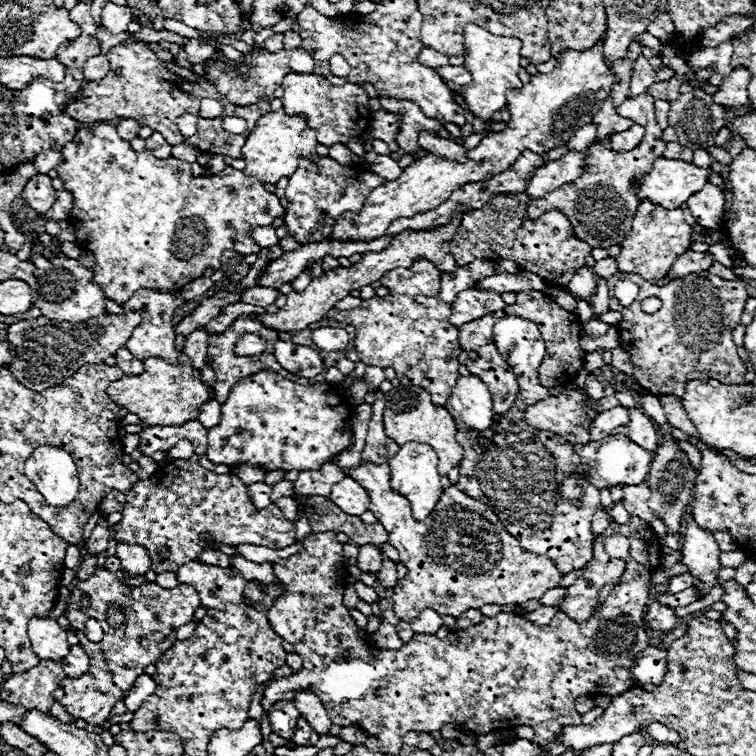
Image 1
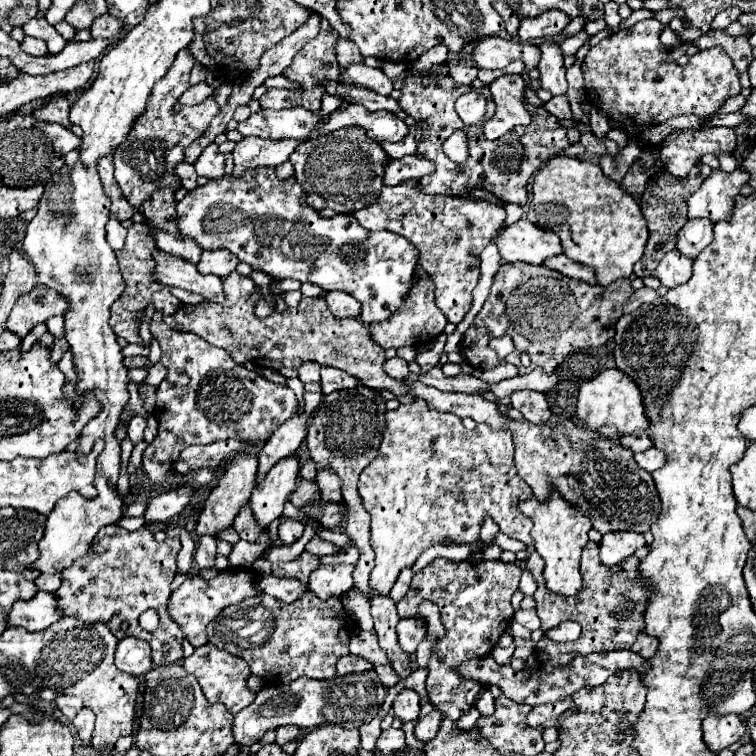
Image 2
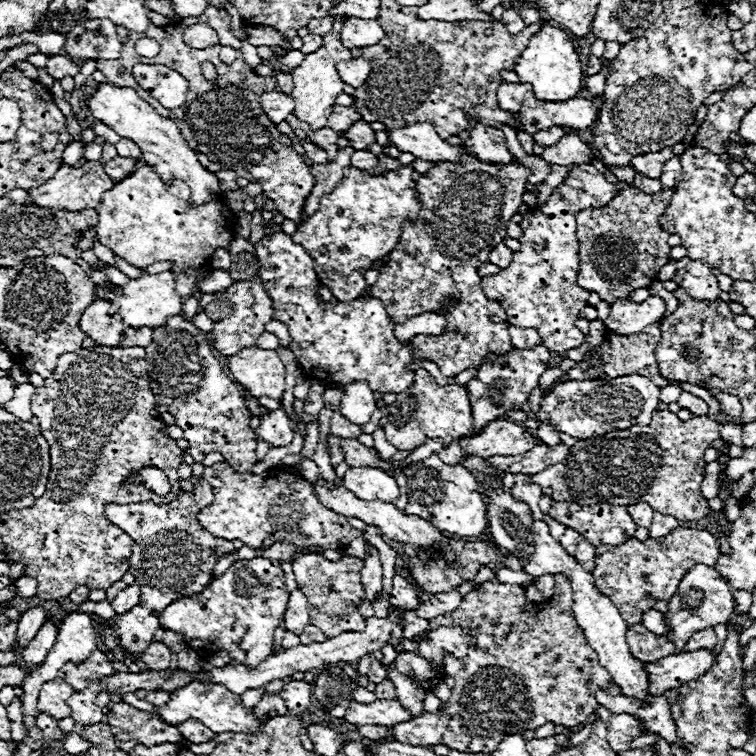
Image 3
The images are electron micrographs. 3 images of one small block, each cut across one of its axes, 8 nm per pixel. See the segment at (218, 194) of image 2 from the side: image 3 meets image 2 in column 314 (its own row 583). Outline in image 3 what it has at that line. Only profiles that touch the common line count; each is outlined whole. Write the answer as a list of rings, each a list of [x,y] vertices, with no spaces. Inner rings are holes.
[[[252,558],[236,560],[220,578],[192,598],[172,602],[160,614],[160,624],[178,632],[190,648],[200,656],[210,656],[218,650],[232,654],[232,664],[258,666],[272,654],[274,630],[280,626],[286,612],[288,588],[278,560]]]

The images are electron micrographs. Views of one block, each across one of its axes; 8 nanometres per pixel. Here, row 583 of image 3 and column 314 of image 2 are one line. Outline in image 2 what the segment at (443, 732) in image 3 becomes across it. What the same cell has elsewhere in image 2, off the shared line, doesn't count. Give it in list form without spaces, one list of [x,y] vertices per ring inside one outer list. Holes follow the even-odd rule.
[[[300,480],[300,484],[298,484],[298,488],[292,492],[292,496],[290,496],[290,502],[294,504],[294,506],[304,506],[308,500],[318,500],[320,498],[320,494],[318,494],[318,488],[316,488],[316,484],[314,482],[310,482],[310,480]],[[302,552],[296,560],[292,562],[280,562],[280,564],[272,564],[272,574],[274,576],[282,576],[282,578],[298,578],[304,584],[308,584],[308,576],[312,570],[316,570],[320,566],[320,558],[310,554],[310,552]]]

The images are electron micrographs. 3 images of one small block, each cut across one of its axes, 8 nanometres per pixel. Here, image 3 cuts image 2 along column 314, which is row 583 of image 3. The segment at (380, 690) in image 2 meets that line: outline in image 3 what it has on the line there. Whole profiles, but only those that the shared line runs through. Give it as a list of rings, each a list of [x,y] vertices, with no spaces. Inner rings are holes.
[[[698,564],[692,568],[692,572],[688,572],[688,576],[680,582],[678,592],[668,600],[668,612],[664,616],[668,620],[670,632],[666,636],[676,644],[676,652],[680,654],[684,652],[684,644],[688,644],[688,638],[694,632],[716,624],[728,624],[734,614],[734,606],[736,604],[728,582],[720,578],[714,568]]]

